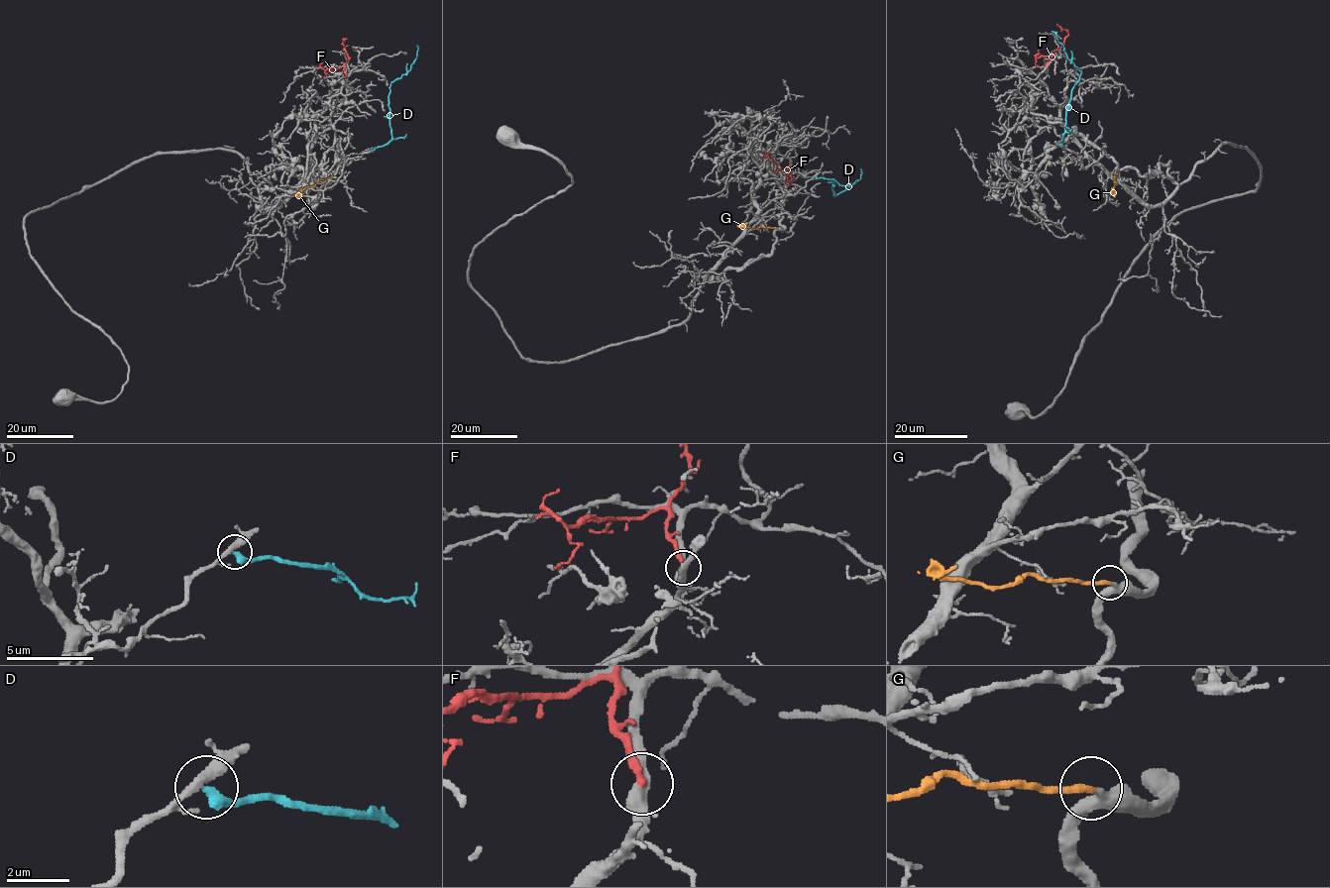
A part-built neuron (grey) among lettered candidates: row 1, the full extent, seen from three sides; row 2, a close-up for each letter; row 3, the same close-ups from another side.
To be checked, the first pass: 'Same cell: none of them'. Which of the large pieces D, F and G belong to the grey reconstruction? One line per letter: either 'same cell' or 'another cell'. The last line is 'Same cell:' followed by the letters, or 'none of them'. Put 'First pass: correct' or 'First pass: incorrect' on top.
First pass: incorrect
D: another cell
F: another cell
G: same cell
Same cell: G

